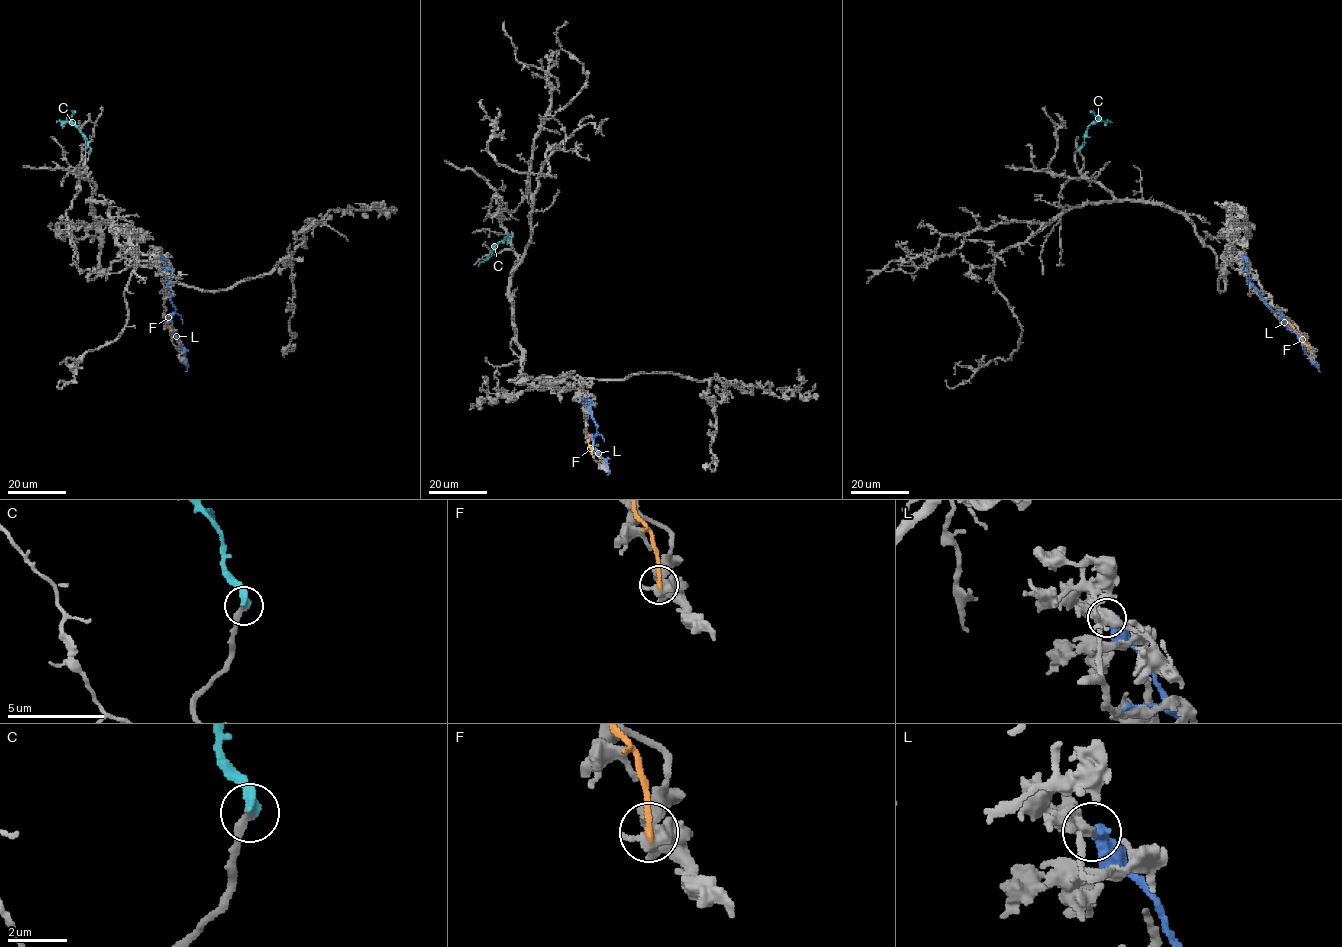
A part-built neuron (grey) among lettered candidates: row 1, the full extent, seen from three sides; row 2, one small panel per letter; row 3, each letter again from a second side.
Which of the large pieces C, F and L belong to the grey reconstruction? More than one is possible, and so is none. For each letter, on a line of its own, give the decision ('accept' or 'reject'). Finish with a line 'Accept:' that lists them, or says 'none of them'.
C: accept
F: reject
L: reject
Accept: C

